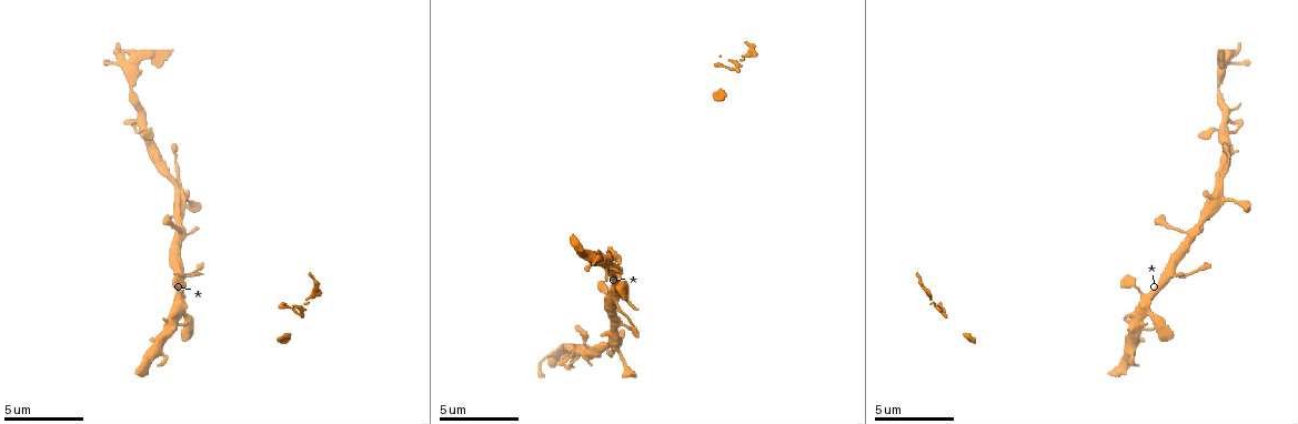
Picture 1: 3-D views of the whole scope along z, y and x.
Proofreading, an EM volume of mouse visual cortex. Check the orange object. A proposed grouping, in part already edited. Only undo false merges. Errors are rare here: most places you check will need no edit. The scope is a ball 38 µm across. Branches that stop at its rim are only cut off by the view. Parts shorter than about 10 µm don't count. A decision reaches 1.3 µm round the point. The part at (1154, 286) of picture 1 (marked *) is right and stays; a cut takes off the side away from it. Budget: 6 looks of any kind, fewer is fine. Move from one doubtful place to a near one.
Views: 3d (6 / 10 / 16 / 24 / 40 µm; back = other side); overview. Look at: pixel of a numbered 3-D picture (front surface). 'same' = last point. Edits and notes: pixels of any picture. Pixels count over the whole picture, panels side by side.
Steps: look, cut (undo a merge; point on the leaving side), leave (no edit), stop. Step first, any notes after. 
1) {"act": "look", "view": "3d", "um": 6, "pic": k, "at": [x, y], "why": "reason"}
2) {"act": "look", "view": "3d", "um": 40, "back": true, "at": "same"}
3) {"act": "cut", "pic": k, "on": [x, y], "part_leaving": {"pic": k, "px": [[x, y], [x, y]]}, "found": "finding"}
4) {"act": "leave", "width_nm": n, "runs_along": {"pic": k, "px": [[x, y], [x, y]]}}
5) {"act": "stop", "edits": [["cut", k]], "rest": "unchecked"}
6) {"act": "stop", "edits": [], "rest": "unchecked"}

{"act": "look", "view": "3d", "um": 6, "pic": 1, "at": [173, 182], "why": "thin neck"}

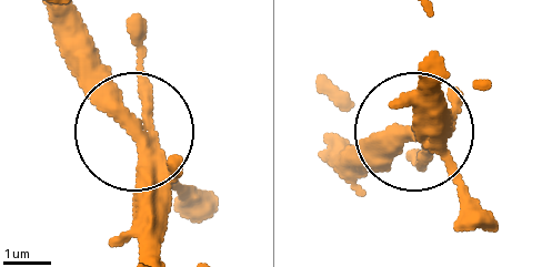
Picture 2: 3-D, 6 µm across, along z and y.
{"act": "leave", "arms": 3, "found": "all the same cell"}

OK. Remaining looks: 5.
{"act": "look", "view": "3d", "um": 16, "pic": 1, "at": [1225, 107], "why": "three-way junction"}

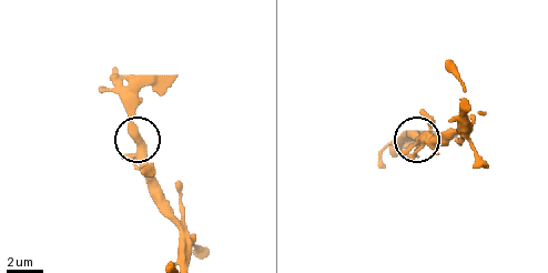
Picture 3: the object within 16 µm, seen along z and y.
{"act": "look", "view": "3d", "um": 16, "back": true, "pic": 3, "at": [142, 139]}

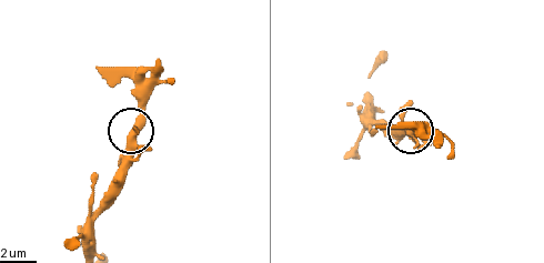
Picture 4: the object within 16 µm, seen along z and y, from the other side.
{"act": "leave", "found": "continuous, no second cell"}

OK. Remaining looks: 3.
{"act": "look", "view": "3d", "um": 10, "pic": 1, "at": [1133, 283], "why": "calibre changes"}

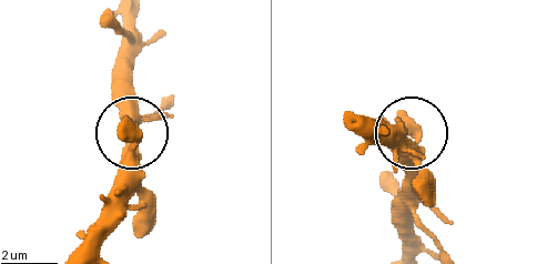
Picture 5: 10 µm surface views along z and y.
{"act": "leave", "width_nm": 560, "found": "all the same cell"}

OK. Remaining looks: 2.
{"act": "stop", "edits": [], "rest": "unchecked"}

